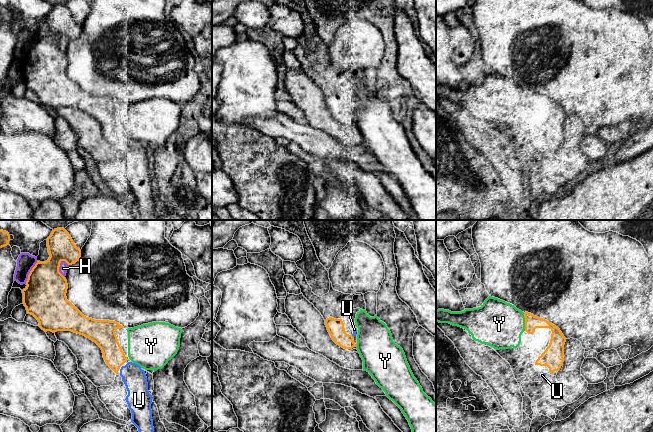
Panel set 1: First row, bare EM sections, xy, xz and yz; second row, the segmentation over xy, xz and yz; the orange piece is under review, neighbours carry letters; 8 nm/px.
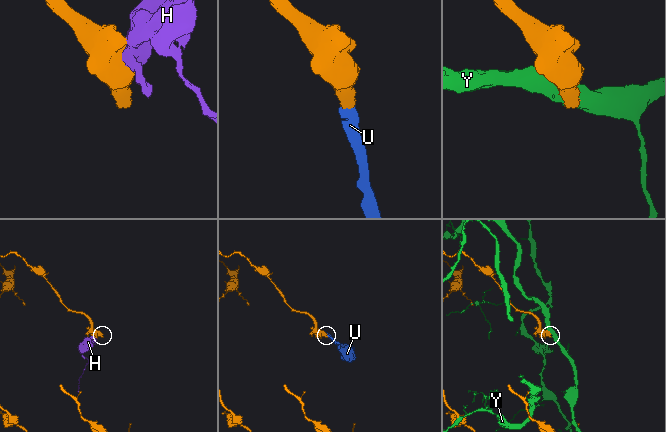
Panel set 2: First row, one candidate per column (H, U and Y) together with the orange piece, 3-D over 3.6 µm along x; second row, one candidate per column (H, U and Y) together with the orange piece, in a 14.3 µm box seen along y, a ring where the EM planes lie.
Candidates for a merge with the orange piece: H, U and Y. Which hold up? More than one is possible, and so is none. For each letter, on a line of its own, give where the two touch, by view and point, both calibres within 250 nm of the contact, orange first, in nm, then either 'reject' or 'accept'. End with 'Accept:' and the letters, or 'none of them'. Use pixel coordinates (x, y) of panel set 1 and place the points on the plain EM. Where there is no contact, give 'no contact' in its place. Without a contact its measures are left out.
H: contact xy (58, 45); calibres 340 and 70 nm; reject
U: contact xz (352, 112); calibres 140 and 30 nm; accept
Y: contact yz (525, 98); calibres 120 and 380 nm; reject
Accept: U

